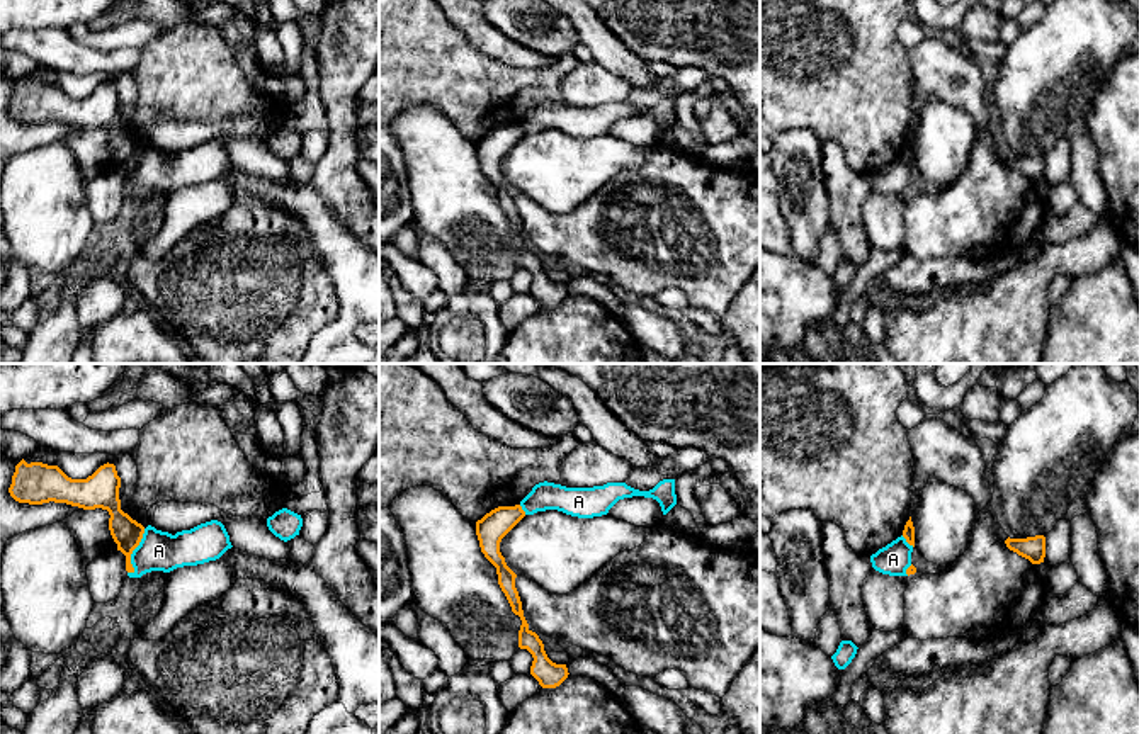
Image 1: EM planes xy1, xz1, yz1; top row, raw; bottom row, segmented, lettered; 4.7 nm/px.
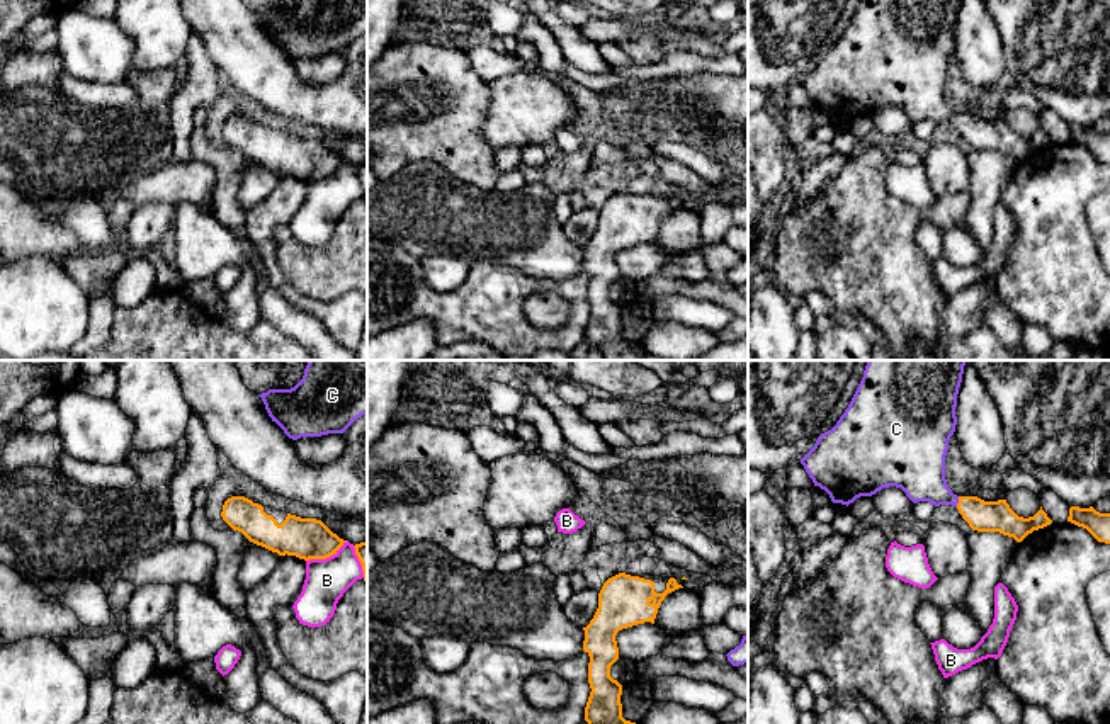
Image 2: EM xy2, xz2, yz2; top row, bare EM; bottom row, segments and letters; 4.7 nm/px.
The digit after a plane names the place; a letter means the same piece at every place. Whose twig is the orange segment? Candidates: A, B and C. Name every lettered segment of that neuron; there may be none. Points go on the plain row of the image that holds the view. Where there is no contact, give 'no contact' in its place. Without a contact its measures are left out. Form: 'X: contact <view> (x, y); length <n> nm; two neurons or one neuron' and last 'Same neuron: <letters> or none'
A: contact xy1 (131, 172); length 240 nm; two neurons
B: contact xy2 (327, 175); length 220 nm; two neurons
C: contact yz2 (959, 121); length 60 nm; one neuron
Same neuron: C

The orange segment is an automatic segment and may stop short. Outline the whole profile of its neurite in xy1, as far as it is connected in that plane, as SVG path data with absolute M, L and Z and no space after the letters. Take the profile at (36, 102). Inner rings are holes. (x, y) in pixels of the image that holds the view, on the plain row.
M24 78L15 85L10 116L19 122L66 122L83 129L107 129L109 150L117 170L126 175L126 190L134 192L131 173L139 165L144 146L121 129L121 97L114 83L100 85L87 99L71 99L58 85L42 82L27 83Z

